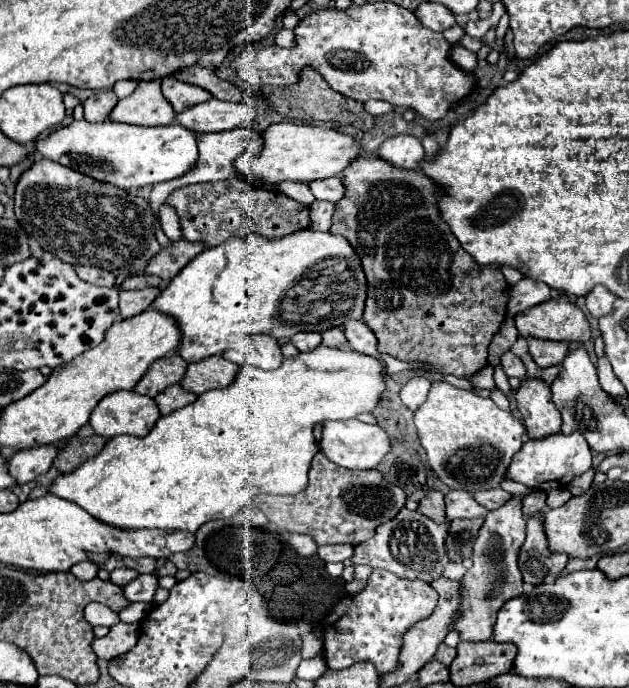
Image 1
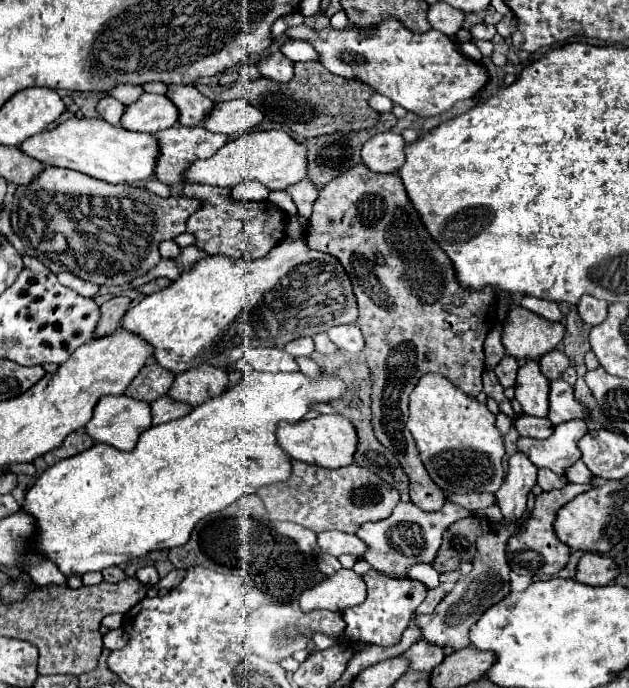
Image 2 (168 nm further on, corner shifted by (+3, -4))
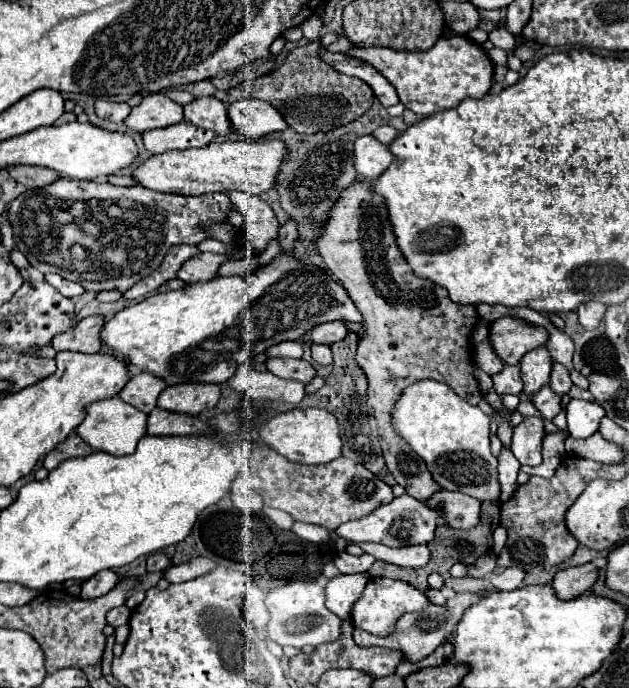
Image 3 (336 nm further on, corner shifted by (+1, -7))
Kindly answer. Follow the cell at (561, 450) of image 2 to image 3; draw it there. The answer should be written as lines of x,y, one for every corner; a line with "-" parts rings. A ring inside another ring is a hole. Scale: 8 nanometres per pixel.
572,398
566,406
566,420
568,420
568,432
574,438
588,438
594,432
598,432
600,420
604,418
606,410
598,406
598,402
578,400

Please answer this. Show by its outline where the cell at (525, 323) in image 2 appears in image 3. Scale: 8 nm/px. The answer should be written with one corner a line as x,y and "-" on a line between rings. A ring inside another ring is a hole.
504,316
490,324
488,340
492,344
492,350
504,364
518,364
526,352
546,344
548,332
540,326

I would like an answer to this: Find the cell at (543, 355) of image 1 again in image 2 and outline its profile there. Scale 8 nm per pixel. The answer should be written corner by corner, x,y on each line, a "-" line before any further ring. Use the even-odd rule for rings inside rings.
550,351
538,359
546,379
560,379
560,373
568,367
568,357
562,351

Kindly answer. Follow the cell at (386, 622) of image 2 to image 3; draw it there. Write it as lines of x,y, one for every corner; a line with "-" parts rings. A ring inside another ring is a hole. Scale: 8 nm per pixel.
370,578
362,596
354,602
352,606
352,624
360,630
372,632
372,634
384,634
390,632
394,620
406,612
416,612
422,610
428,604
428,598
424,592
414,588
412,584
406,584
402,580
392,580
392,578

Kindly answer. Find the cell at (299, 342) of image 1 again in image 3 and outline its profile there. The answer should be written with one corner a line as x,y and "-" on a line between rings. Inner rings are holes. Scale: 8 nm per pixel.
280,342
270,346
264,352
268,358
282,356
282,358
302,358
302,342

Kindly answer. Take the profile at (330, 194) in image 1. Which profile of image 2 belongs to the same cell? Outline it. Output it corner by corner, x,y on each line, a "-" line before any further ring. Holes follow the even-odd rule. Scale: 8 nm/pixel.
304,179
304,181
300,181
300,183
292,185
292,187
288,187
286,191
292,195
292,199
294,199
296,207
298,207
298,213
304,215
304,217
310,217
312,205
314,205
316,197
320,195
320,189
318,189
312,181

